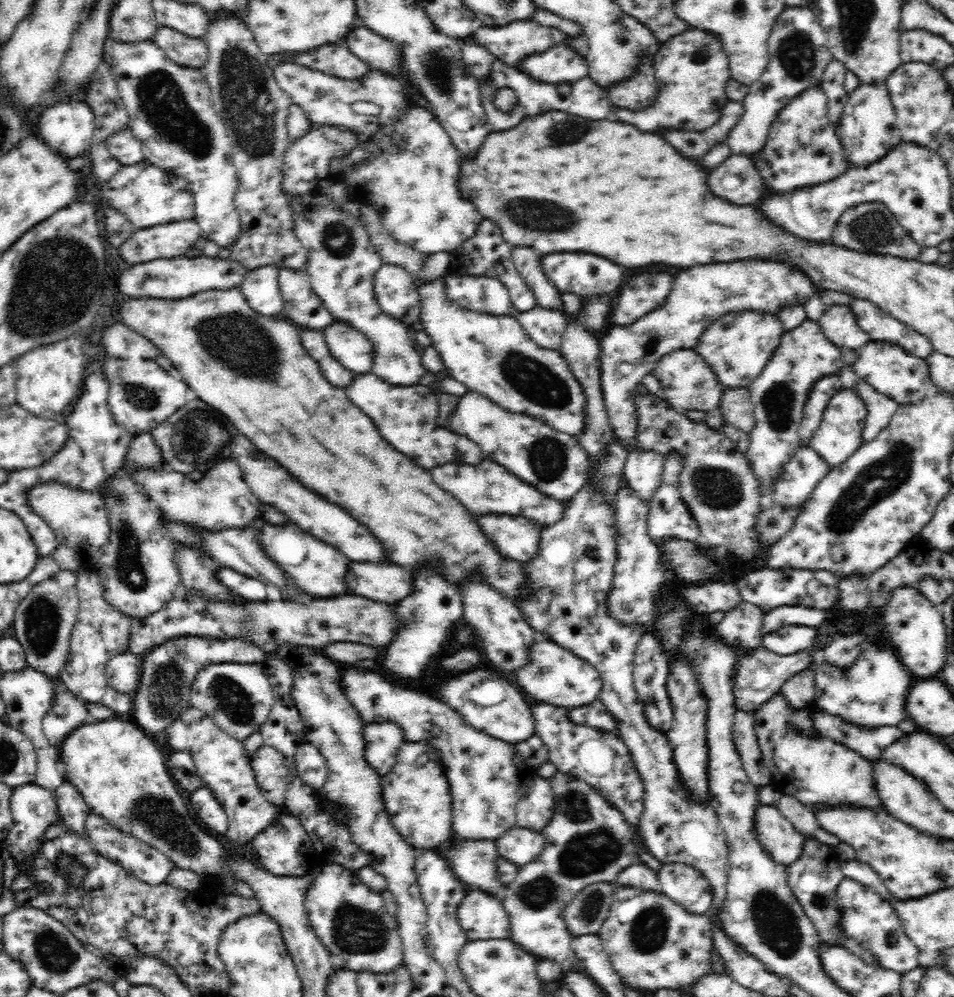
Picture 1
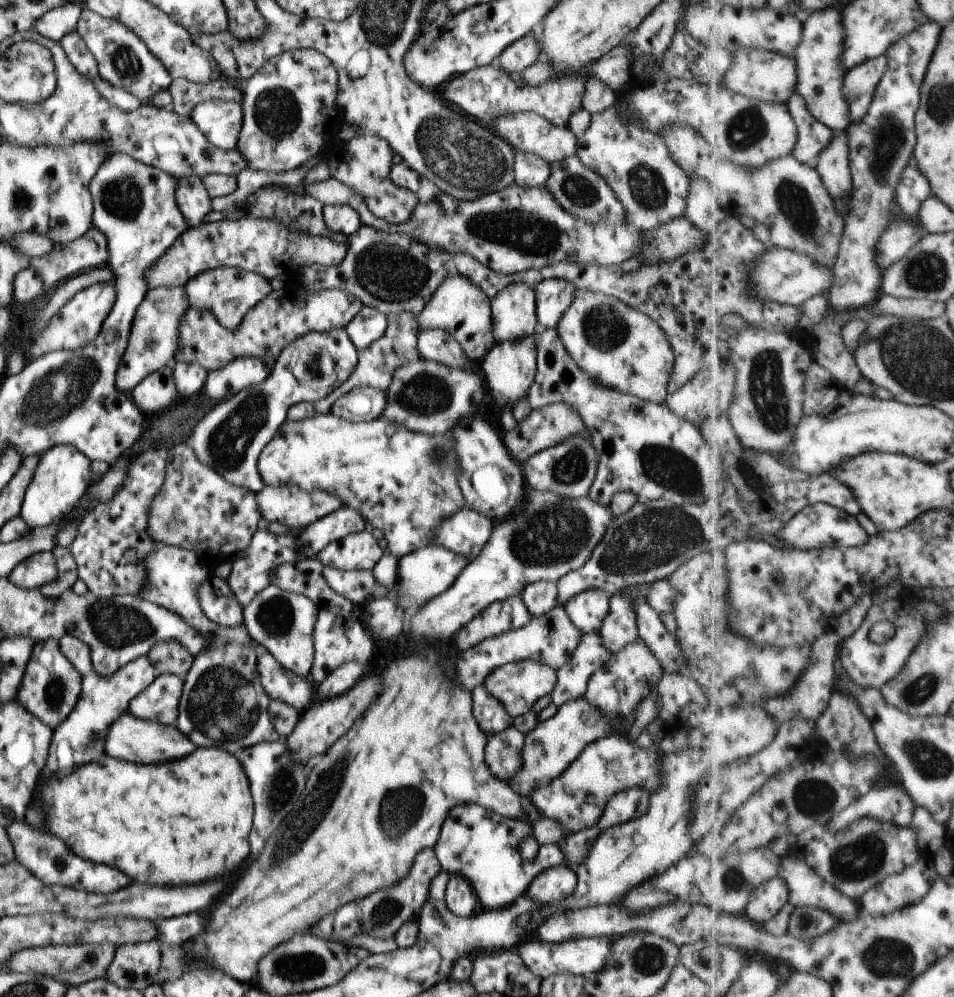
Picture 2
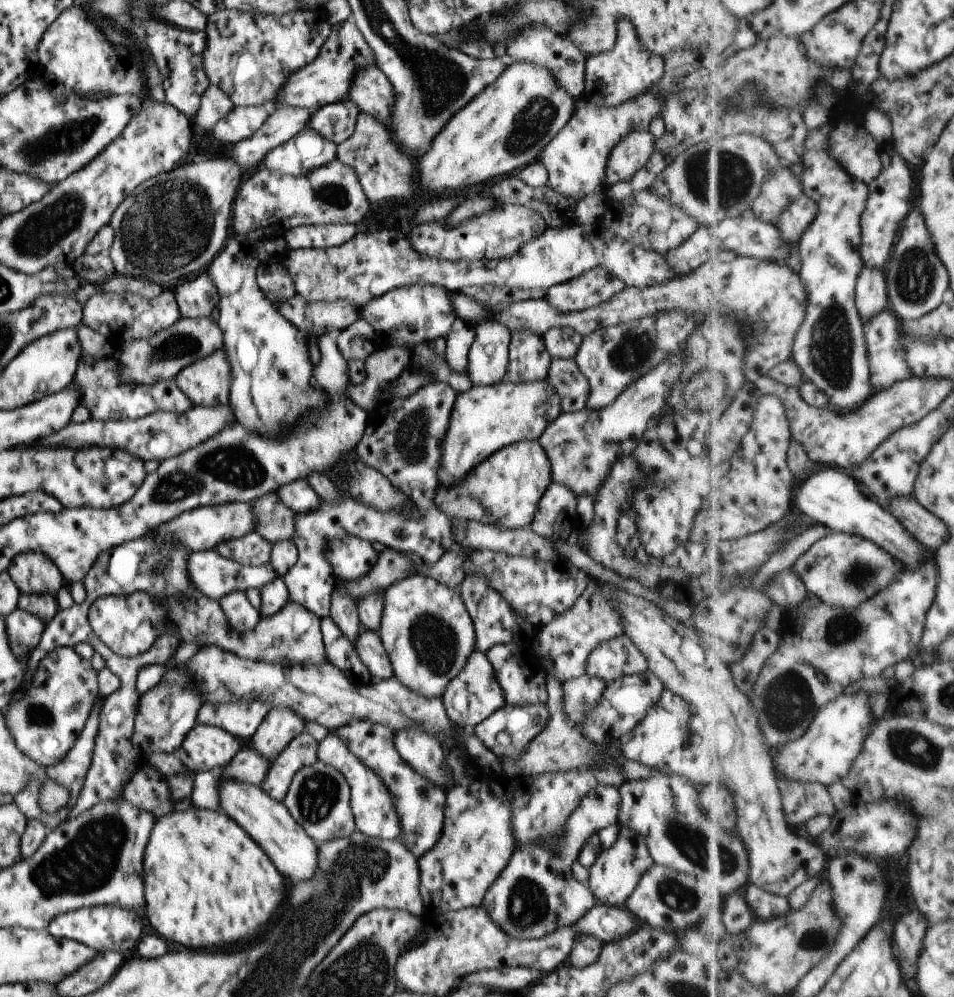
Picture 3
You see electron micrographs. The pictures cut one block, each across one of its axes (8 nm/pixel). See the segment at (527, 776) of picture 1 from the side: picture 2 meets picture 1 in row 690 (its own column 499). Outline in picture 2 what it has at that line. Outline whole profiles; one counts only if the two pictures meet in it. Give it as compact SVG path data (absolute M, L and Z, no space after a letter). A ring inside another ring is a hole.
M536 332L532 336L526 338L518 338L518 340L506 340L496 343L495 346L484 356L479 363L479 373L481 373L486 385L487 395L494 398L496 402L496 416L488 414L498 426L500 413L506 406L514 407L514 404L527 396L537 370L537 353L536 353Z

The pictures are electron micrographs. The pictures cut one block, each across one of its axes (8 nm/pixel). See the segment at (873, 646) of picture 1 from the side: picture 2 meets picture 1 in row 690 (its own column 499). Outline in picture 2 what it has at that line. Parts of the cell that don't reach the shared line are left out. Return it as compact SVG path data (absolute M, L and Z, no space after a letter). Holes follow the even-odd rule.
M478 804L453 806L452 810L448 812L448 816L446 816L446 822L442 824L438 842L436 842L433 850L443 871L451 875L464 876L469 881L477 895L480 906L490 908L490 910L502 910L513 904L518 896L527 893L534 878L538 874L542 874L544 870L556 868L556 866L570 866L568 860L564 858L564 852L560 850L560 846L556 843L540 845L539 854L534 860L530 860L530 862L524 860L520 856L518 846L520 846L522 838L529 836L532 833L531 831L532 828L526 821L506 819Z

